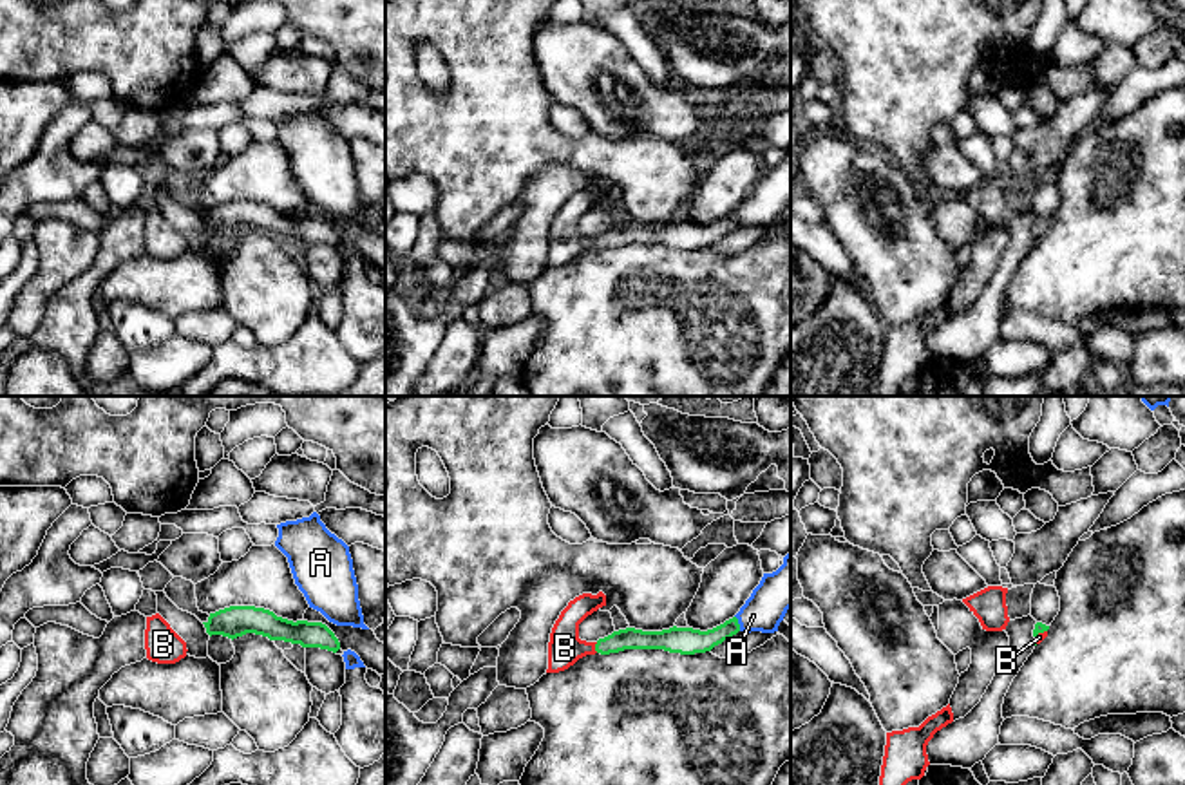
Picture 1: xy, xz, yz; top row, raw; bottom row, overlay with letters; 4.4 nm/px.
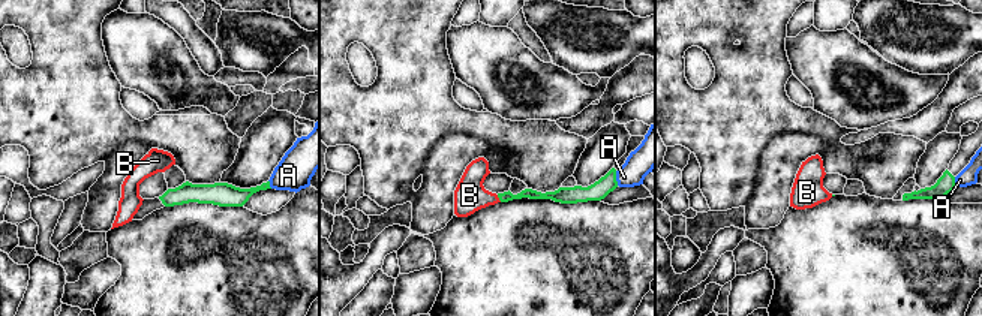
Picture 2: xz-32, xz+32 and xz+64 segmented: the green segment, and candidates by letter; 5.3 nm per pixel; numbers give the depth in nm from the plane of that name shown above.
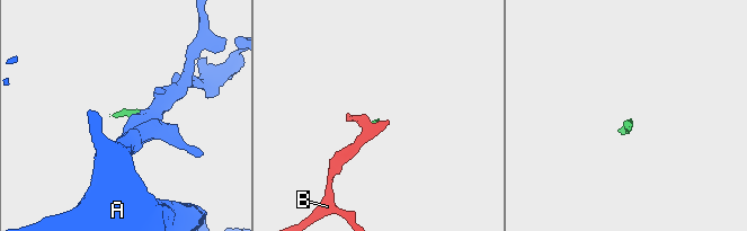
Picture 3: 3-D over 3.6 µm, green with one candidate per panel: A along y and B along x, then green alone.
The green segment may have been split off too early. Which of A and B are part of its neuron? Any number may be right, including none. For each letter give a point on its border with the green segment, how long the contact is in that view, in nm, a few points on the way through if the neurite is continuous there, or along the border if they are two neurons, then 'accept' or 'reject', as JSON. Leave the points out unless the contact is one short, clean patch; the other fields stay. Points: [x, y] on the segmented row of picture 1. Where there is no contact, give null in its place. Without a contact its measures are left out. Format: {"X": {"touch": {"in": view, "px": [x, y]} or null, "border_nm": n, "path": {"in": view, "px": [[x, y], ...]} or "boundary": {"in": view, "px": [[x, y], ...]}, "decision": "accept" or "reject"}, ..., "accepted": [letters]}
{"A": {"touch": {"in": "xz", "px": [737, 623]}, "border_nm": 80, "boundary": {"in": "xz", "px": [[735, 615], [740, 630]]}, "decision": "reject"}, "B": {"touch": {"in": "xz", "px": [596, 648]}, "border_nm": 50, "path": {"in": "xz", "px": [[625, 639], [596, 648], [565, 648]]}, "decision": "accept"}, "accepted": ["B"]}

